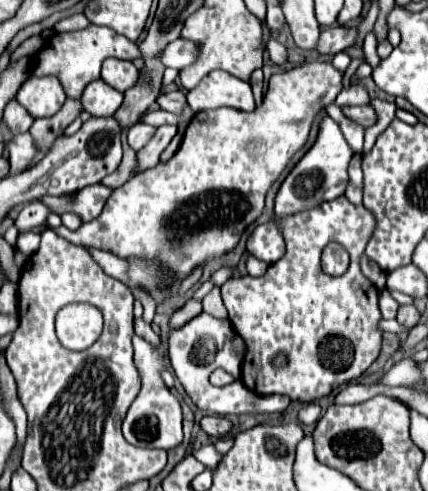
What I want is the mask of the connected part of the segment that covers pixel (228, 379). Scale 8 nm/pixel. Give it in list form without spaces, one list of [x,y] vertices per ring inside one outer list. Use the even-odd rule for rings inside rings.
[[[218,368],[217,371],[213,371],[213,373],[210,375],[209,380],[212,385],[222,387],[232,383],[234,381],[234,378],[229,375],[229,373],[225,373],[223,369]]]

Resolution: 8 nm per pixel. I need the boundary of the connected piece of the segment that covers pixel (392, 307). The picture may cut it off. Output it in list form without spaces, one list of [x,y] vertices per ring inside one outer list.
[[[383,289],[383,291],[379,293],[379,307],[381,307],[383,319],[395,319],[395,313],[397,313],[399,303],[389,295],[387,289]]]

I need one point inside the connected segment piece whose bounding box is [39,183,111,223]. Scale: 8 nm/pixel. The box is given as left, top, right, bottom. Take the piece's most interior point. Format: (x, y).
(88, 203)

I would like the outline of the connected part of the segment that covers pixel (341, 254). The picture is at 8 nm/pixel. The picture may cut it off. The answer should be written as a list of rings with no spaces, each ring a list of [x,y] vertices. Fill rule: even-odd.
[[[329,243],[322,252],[321,267],[326,274],[340,276],[346,272],[349,263],[346,250],[337,243]]]

